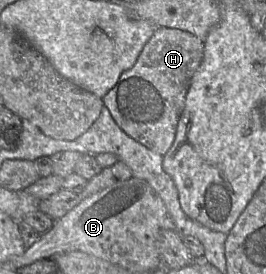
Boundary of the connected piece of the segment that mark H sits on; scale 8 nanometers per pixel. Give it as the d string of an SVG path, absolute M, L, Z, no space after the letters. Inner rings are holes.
M157 28L133 67L103 97L113 120L129 137L164 156L172 146L191 80L204 56L204 41L180 29Z

